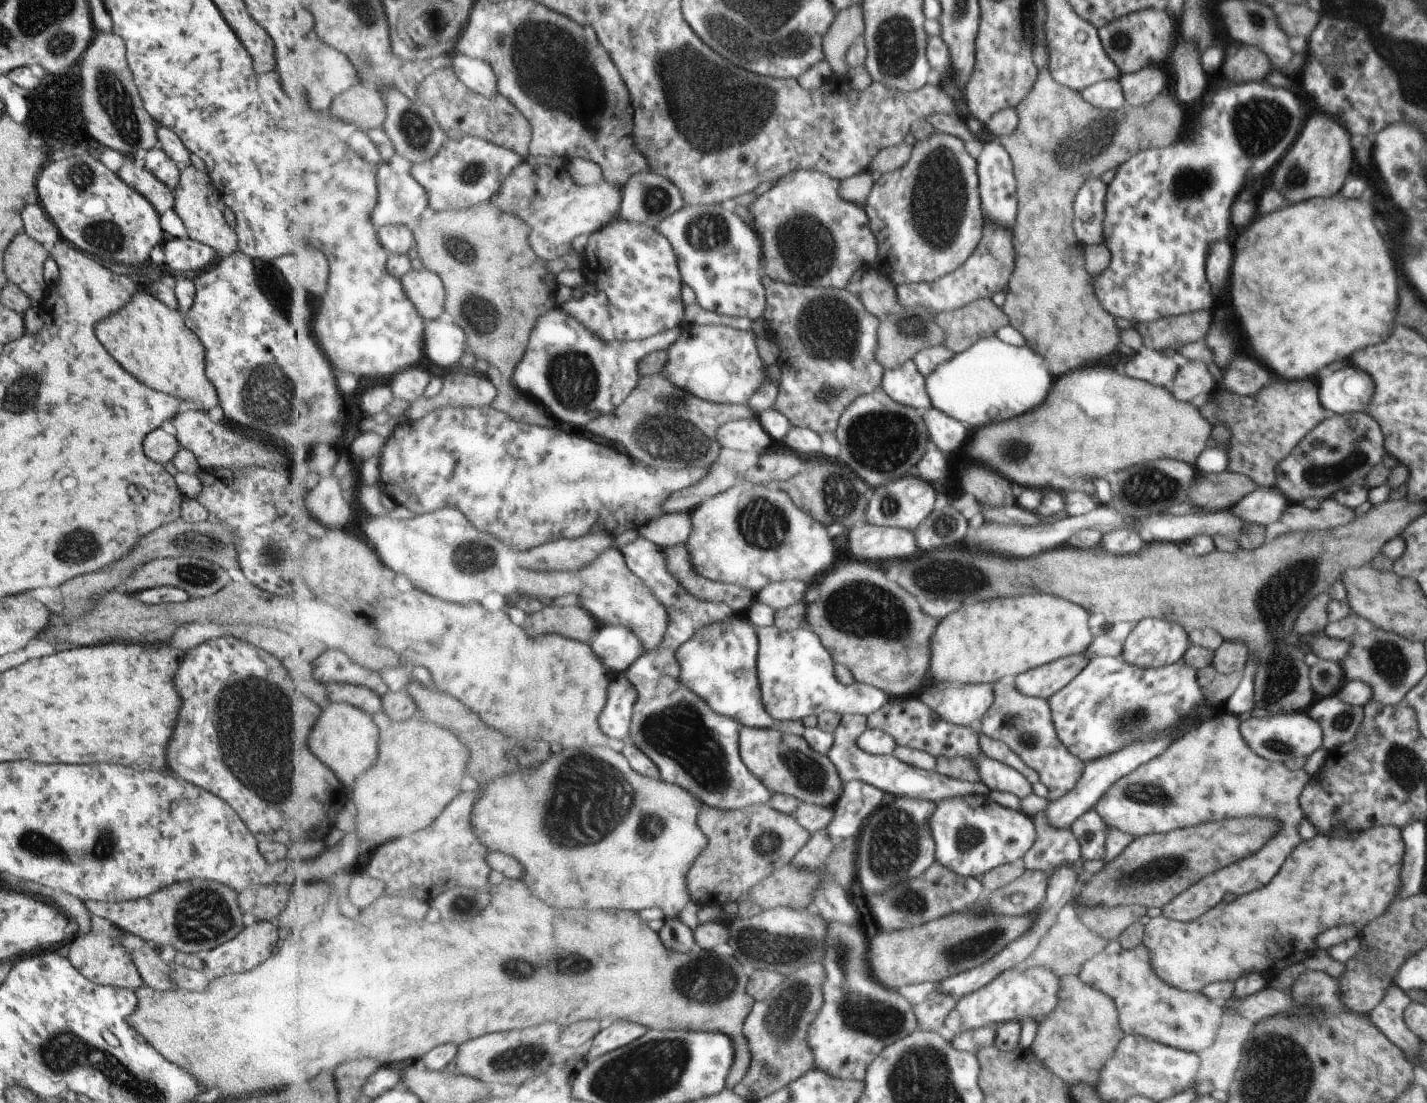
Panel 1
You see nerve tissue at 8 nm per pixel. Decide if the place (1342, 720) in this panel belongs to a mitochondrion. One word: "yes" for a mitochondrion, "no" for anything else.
yes

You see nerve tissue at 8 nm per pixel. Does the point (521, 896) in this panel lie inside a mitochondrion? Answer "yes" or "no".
no

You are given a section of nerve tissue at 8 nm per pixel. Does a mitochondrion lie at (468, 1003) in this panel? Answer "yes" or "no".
no

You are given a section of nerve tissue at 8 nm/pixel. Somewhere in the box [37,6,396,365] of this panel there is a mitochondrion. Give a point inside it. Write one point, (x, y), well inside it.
(116, 103)

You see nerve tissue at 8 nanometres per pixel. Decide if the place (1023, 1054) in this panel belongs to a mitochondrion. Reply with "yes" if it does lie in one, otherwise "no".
no

